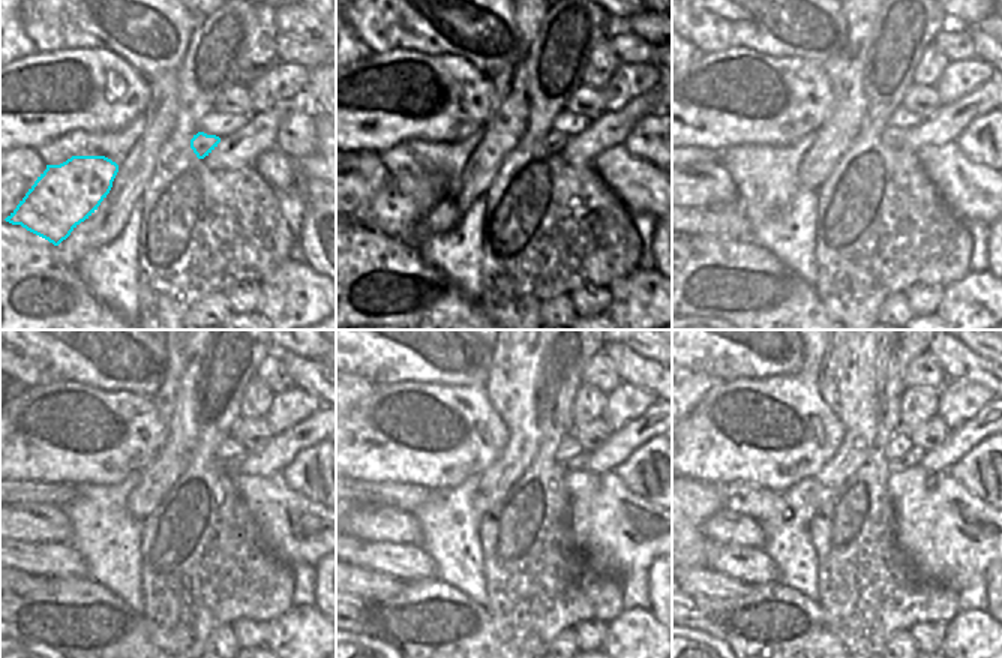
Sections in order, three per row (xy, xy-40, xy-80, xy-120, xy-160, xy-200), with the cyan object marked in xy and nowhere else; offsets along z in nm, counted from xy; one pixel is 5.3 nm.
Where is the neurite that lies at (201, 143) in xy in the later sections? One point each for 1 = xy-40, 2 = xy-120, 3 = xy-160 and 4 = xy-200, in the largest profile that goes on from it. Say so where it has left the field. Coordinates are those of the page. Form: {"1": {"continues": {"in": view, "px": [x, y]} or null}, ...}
{"1": {"continues": {"in": "xy-40", "px": [554, 141]}}, "2": {"continues": {"in": "xy-120", "px": [231, 466]}}, "3": {"continues": {"in": "xy-160", "px": [578, 462]}}, "4": {"continues": {"in": "xy-200", "px": [914, 456]}}}

